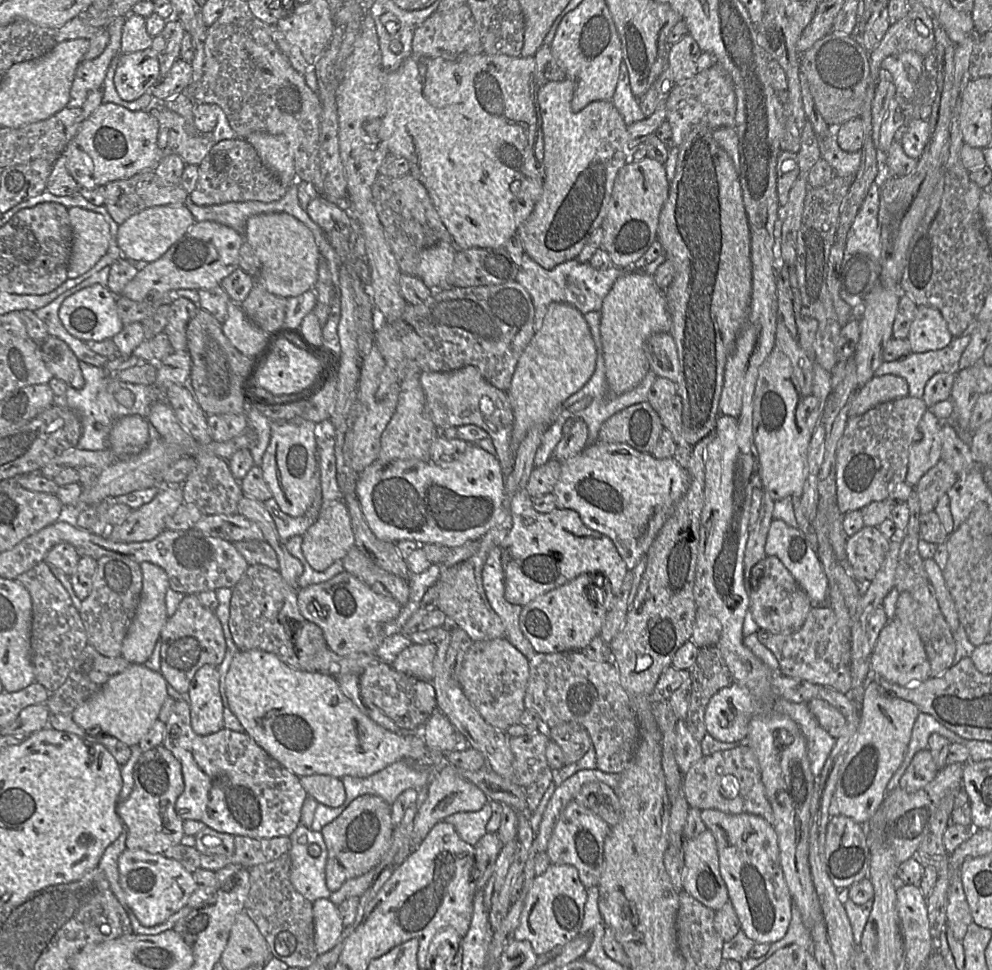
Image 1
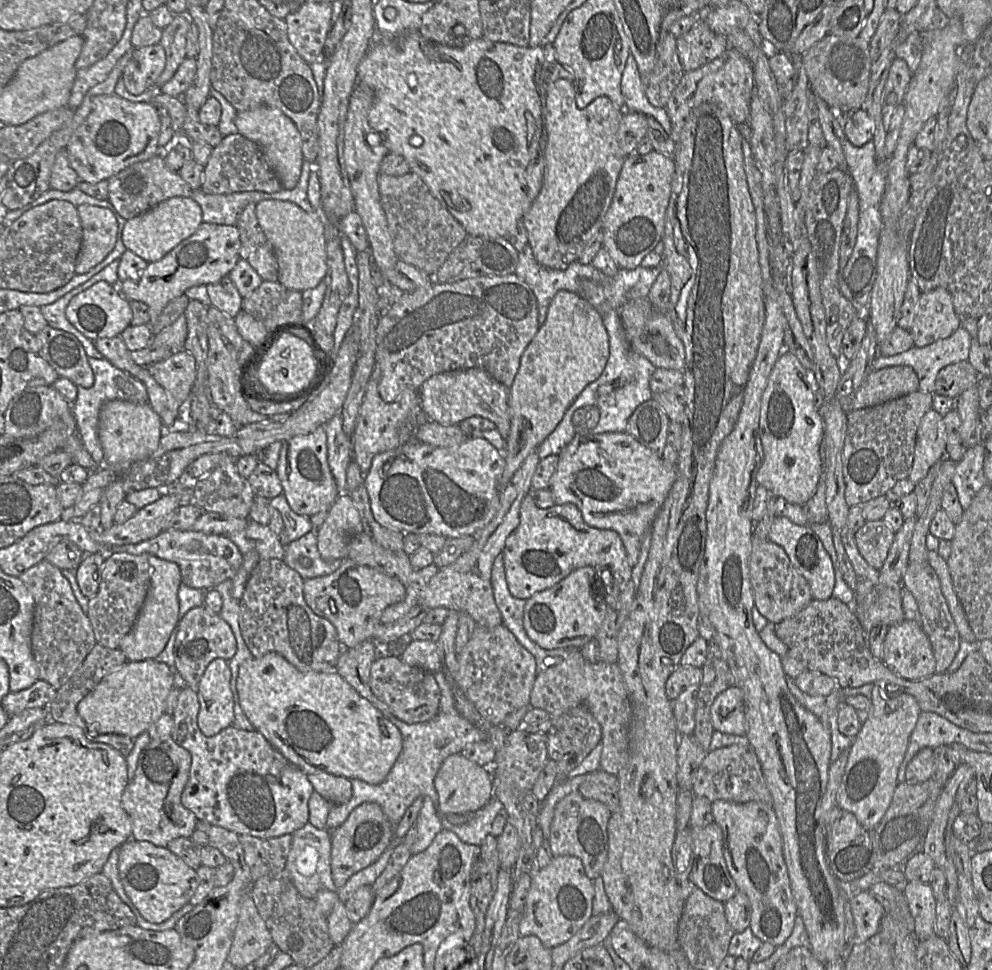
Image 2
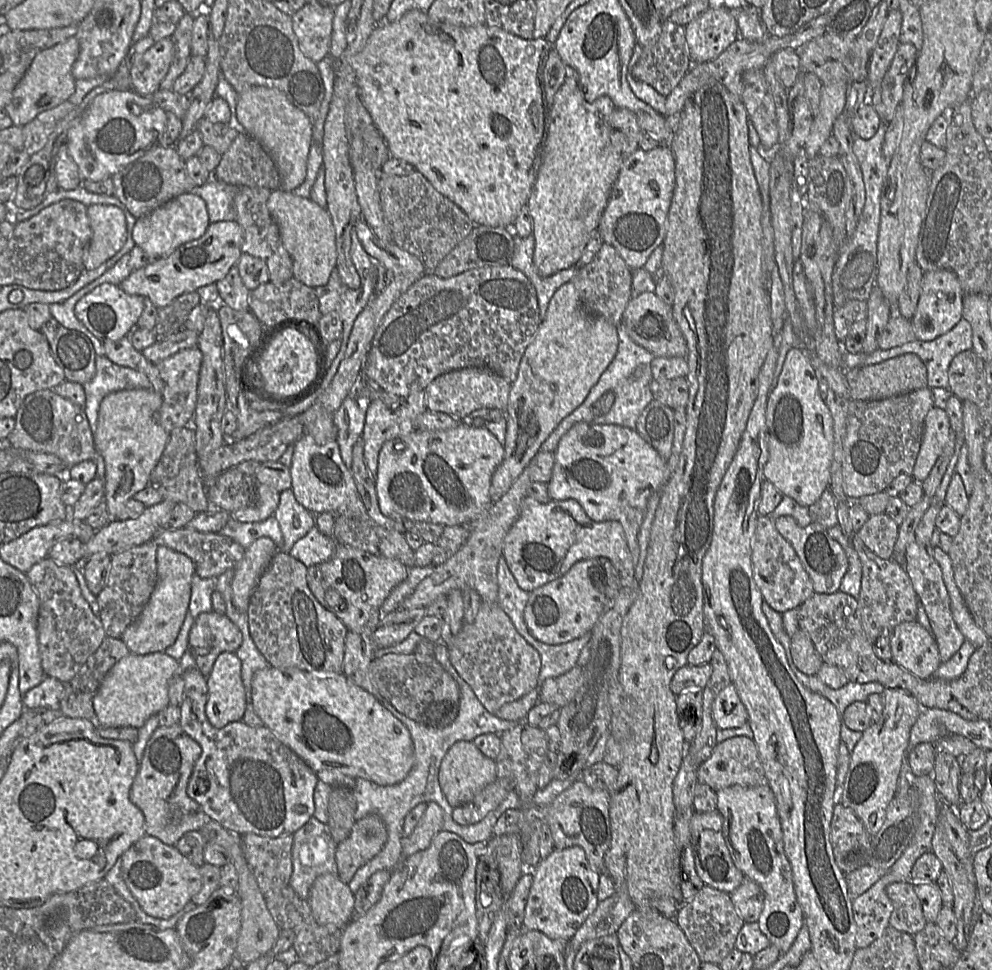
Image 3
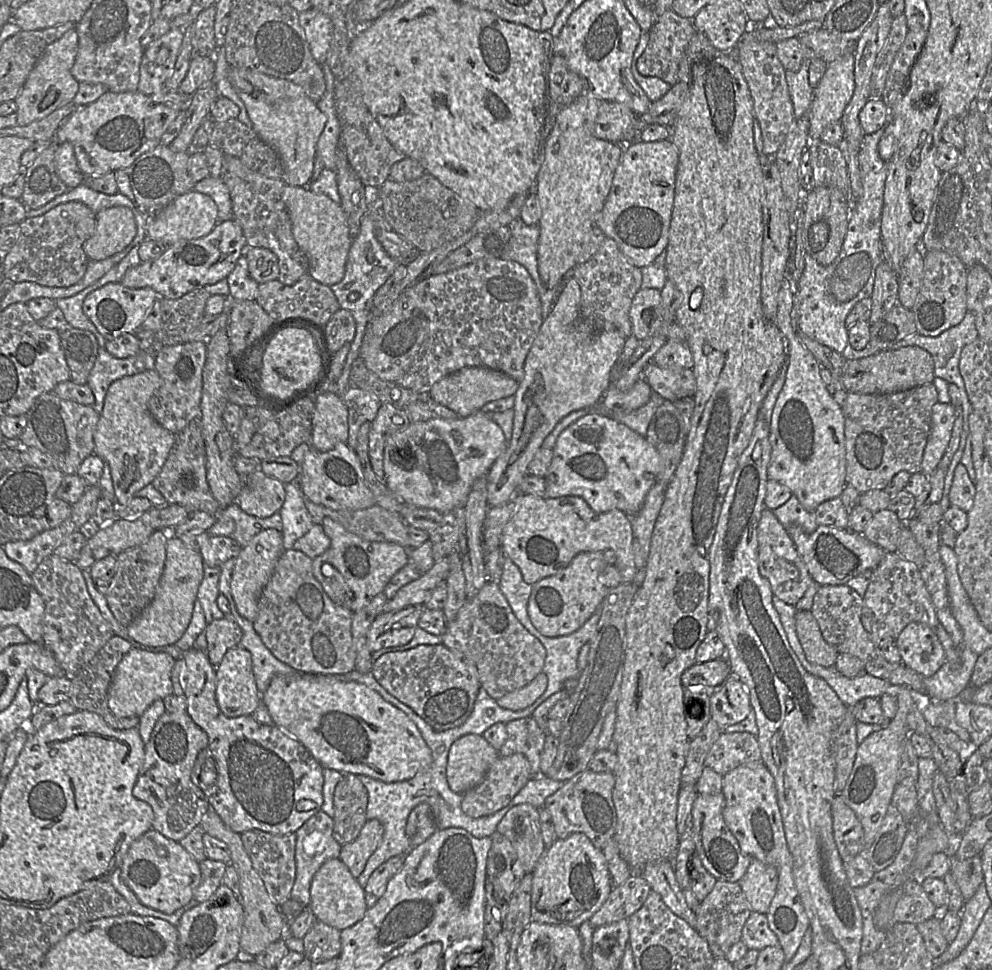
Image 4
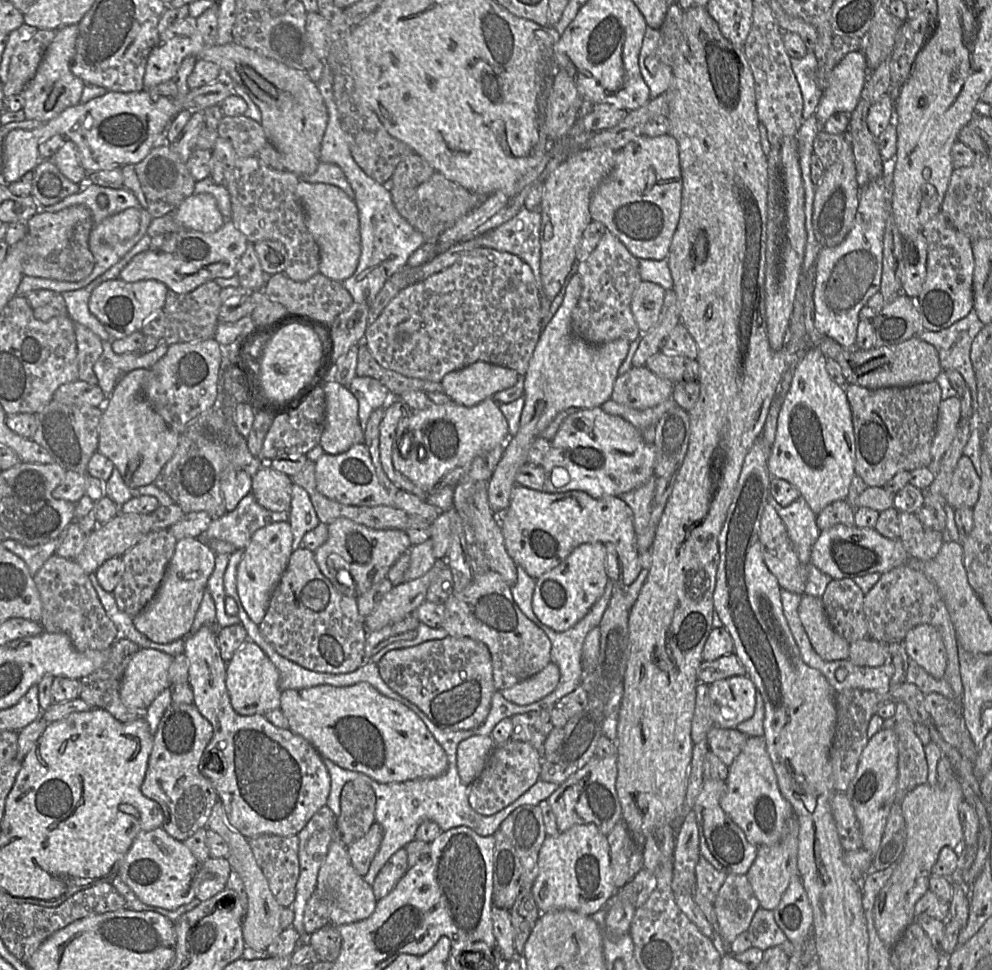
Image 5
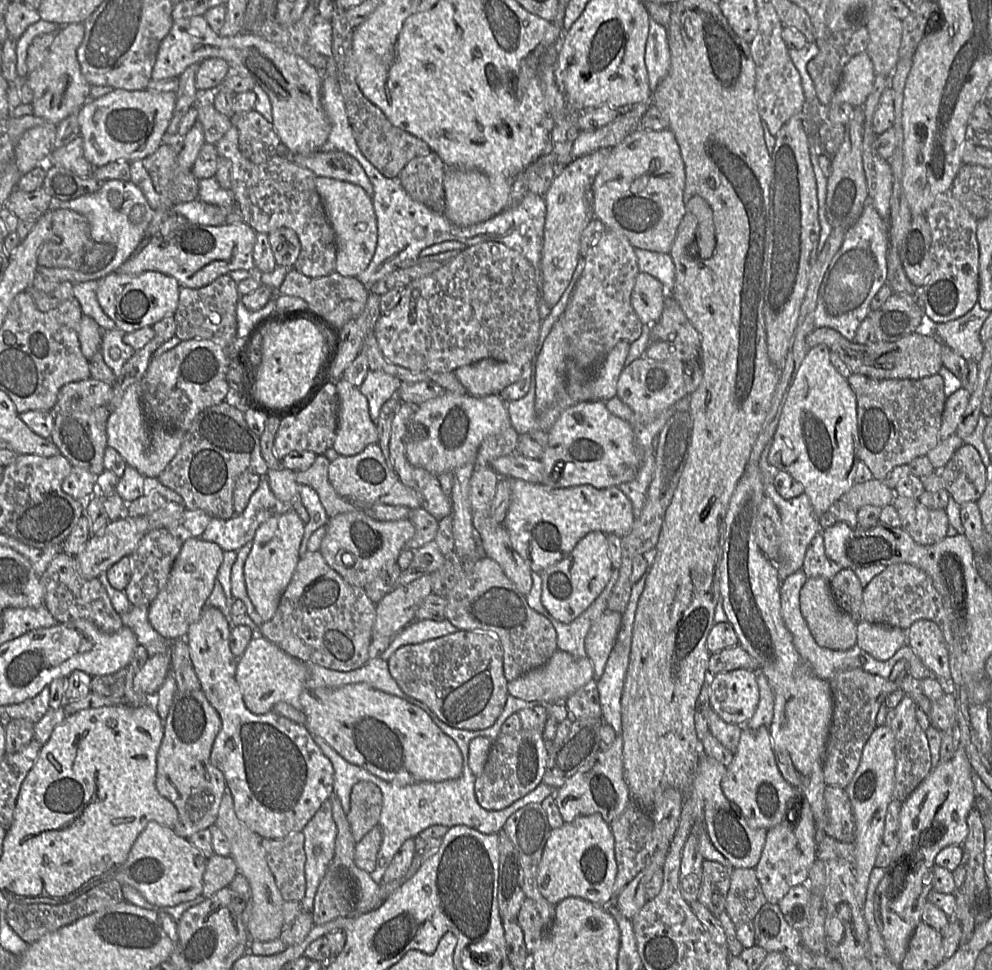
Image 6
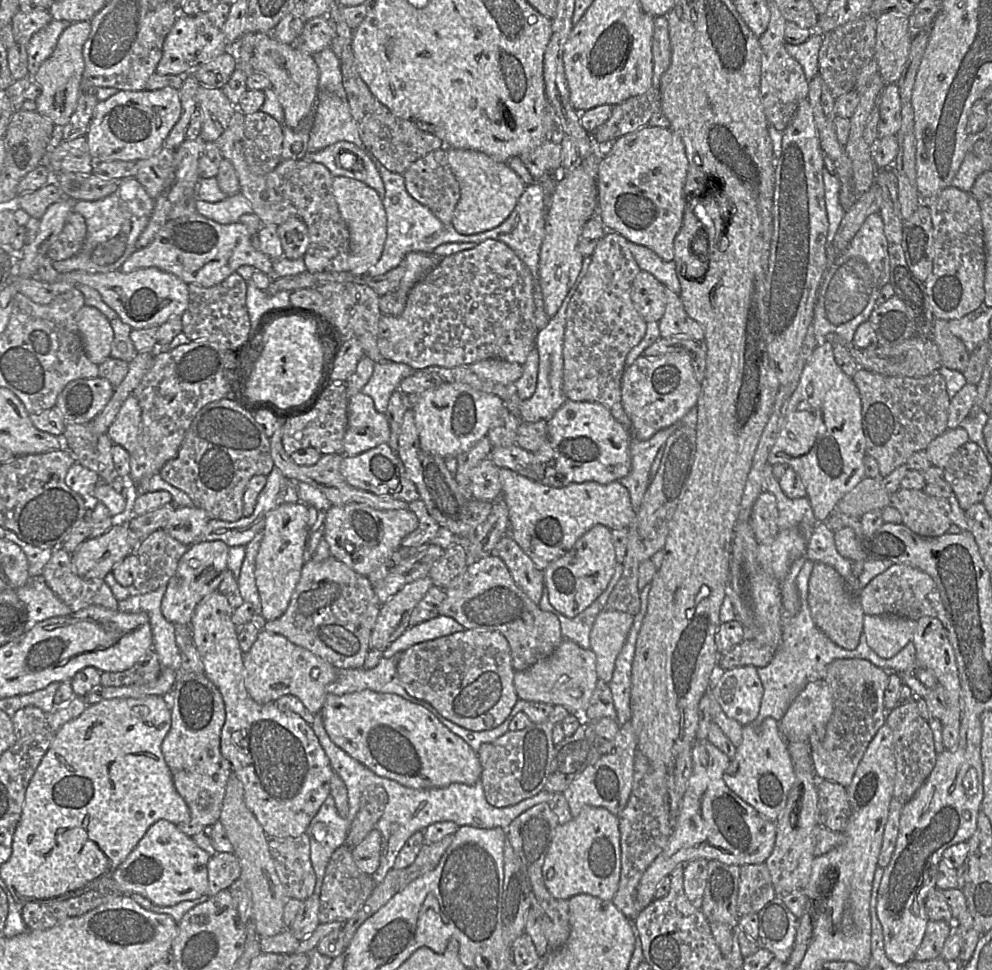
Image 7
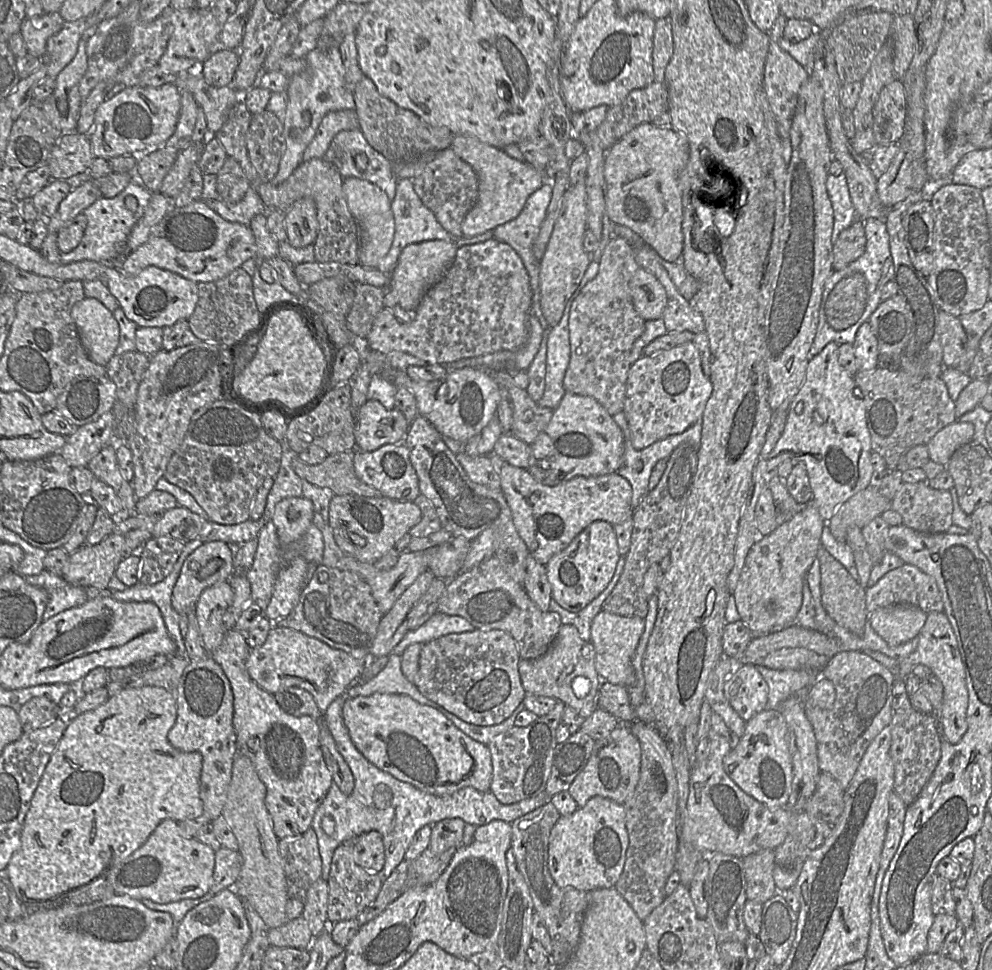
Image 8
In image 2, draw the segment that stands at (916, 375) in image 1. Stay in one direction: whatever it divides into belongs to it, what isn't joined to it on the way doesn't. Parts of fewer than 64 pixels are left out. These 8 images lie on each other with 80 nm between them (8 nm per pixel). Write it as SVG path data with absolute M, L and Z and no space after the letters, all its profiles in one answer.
M960 325L949 337L927 346L912 346L893 356L877 355L872 362L871 371L892 366L910 366L919 378L918 390L933 394L938 373L950 364L968 360L970 347L971 336Z

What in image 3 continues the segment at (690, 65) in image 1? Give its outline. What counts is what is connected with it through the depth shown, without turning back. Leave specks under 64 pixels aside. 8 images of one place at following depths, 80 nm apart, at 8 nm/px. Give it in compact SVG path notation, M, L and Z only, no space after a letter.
M724 6L708 7L685 28L692 65L716 59L739 38L736 14Z

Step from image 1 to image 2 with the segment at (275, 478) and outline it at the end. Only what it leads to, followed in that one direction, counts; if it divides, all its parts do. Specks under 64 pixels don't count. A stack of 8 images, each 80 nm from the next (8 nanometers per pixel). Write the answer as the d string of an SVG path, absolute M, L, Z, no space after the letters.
M324 427L283 441L275 471L290 508L301 516L328 511L340 495L327 460L327 435Z

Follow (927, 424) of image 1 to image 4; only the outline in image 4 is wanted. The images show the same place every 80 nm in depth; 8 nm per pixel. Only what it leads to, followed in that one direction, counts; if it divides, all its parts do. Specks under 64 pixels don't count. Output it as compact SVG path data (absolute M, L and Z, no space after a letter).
M937 402L932 409L931 429L921 463L921 472L931 475L942 459L956 420L951 403Z

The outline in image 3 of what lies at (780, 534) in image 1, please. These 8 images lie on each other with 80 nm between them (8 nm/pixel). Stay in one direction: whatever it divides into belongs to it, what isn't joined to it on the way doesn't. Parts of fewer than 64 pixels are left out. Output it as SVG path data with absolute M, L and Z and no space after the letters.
M782 516L775 520L778 532L792 545L799 557L804 569L813 583L813 591L818 594L831 594L838 591L842 578L848 570L848 557L842 545L825 528L812 522L807 527L801 527L797 521L790 516Z

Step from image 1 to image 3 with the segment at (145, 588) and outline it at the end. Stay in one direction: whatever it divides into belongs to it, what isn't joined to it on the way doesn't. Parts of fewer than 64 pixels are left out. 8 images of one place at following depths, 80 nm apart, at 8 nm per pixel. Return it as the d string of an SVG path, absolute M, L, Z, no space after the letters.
M166 546L157 549L157 583L140 616L121 636L130 653L164 652L176 640L187 615L195 564L187 555Z

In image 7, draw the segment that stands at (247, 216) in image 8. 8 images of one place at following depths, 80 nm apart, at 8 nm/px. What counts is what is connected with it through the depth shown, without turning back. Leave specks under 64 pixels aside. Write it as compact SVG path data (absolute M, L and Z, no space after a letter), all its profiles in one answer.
M239 192L216 203L197 200L196 213L219 224L230 224L239 222L242 215L252 213L252 207L247 198Z

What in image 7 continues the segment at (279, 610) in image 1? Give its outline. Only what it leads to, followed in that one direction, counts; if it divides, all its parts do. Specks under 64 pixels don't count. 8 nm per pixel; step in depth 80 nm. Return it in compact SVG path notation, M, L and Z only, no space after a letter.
M310 557L302 567L300 580L286 611L279 618L266 622L262 630L286 637L293 644L311 651L338 669L364 668L380 606L368 576L356 573L334 557L320 562Z

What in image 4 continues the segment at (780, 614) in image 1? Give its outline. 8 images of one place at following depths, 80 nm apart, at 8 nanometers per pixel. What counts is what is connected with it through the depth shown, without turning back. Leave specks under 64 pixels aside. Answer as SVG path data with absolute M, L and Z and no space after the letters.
M765 508L762 511L757 537L760 574L768 580L774 597L794 606L803 597L813 580L787 529L777 519L773 510Z

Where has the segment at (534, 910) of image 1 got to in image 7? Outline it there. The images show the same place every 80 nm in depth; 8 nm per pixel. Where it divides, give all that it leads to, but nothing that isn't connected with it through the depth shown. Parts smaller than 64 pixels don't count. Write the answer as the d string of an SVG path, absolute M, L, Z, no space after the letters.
M586 806L580 811L580 813L576 817L572 817L572 819L567 823L558 824L542 866L543 881L545 887L552 896L554 896L557 899L568 900L571 897L578 894L588 894L598 897L604 901L611 901L616 893L619 884L620 872L621 872L621 849L620 849L620 832L619 832L618 815L612 814L610 811L608 811L603 807Z

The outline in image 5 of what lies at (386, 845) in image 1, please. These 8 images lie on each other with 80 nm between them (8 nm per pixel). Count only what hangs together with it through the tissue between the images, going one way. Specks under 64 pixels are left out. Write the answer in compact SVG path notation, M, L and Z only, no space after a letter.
M374 822L367 833L347 846L348 854L356 872L364 876L377 853L383 838L383 828Z

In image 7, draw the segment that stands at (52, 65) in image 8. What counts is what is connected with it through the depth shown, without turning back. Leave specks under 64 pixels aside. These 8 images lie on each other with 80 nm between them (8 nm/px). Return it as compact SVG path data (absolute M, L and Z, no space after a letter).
M53 20L32 36L26 48L28 76L33 76L41 64L52 55L60 35L72 23L74 22Z

